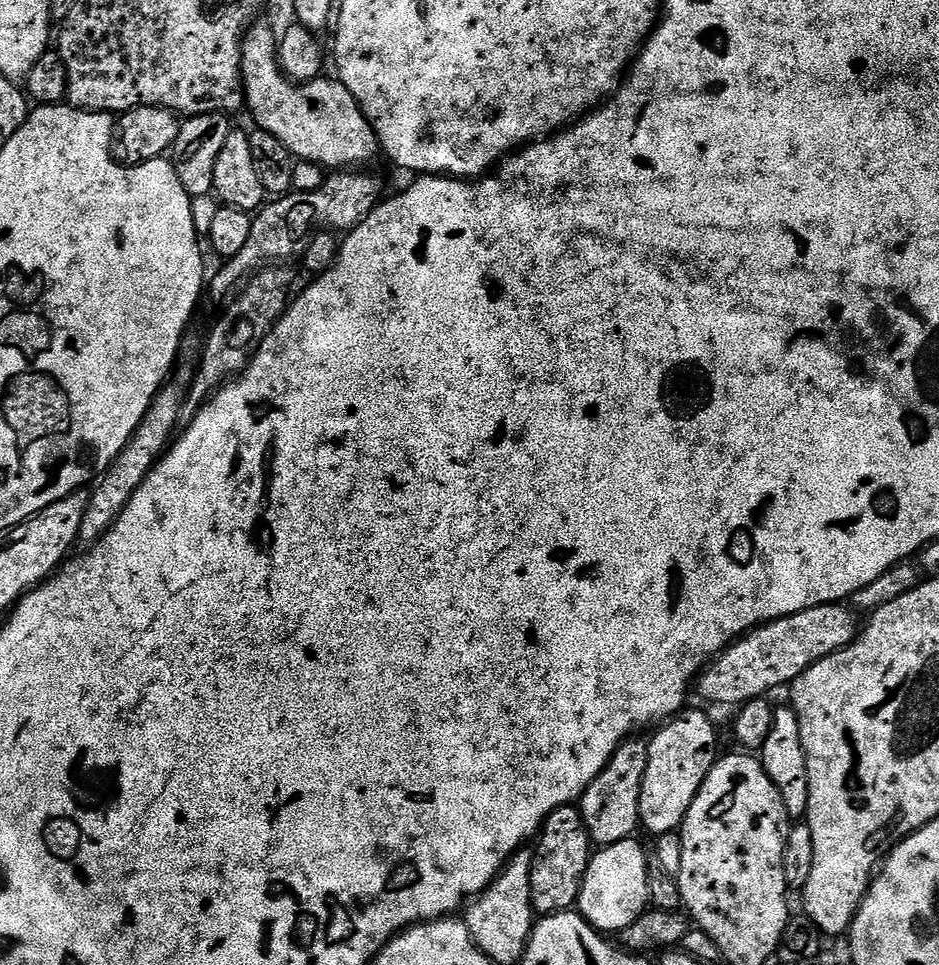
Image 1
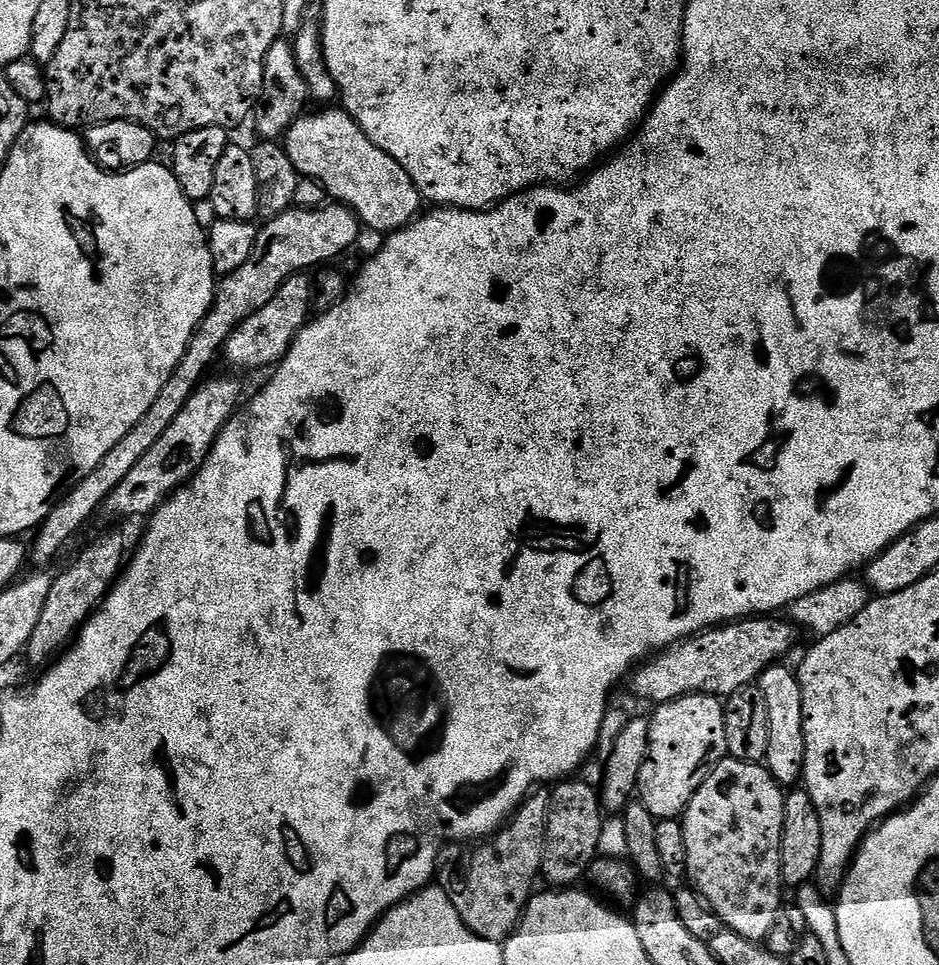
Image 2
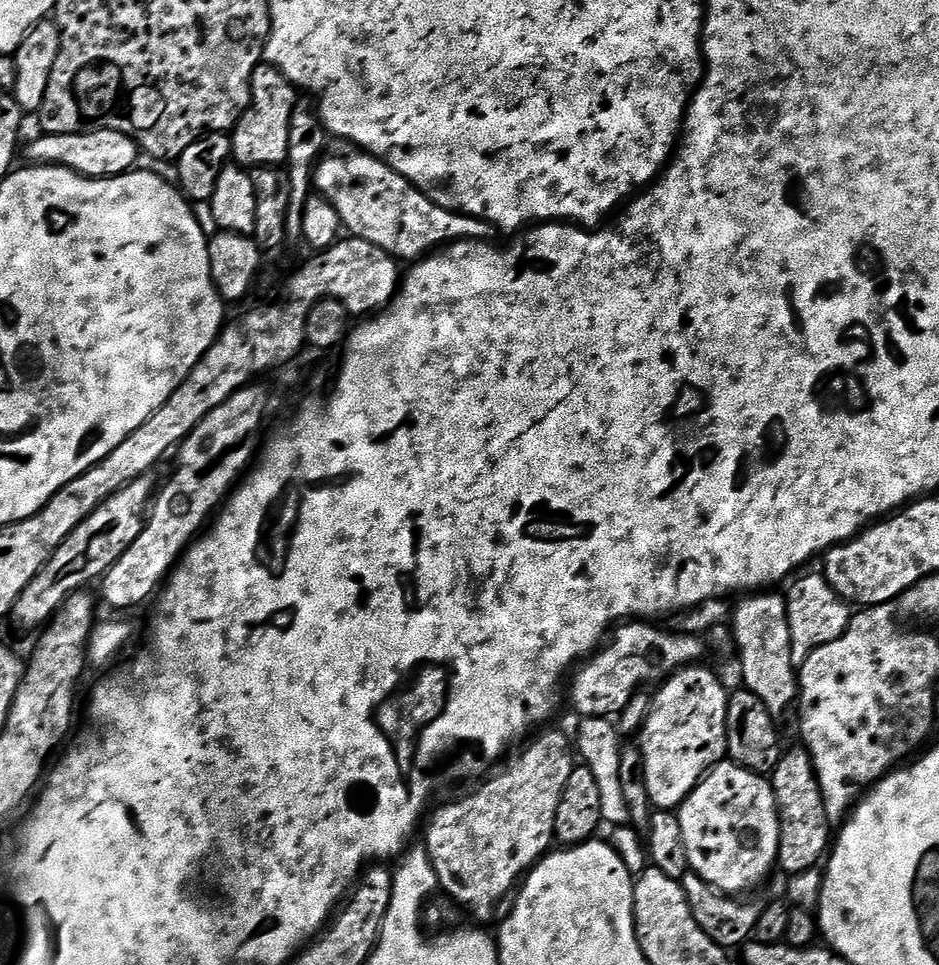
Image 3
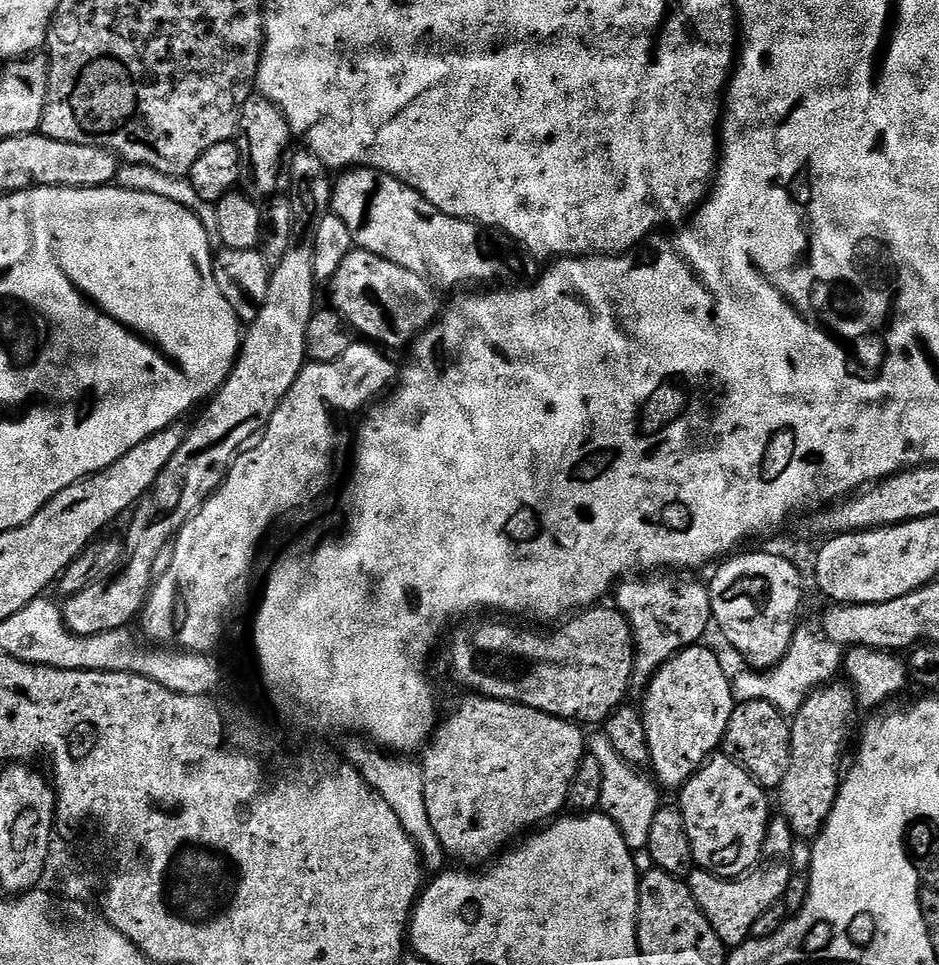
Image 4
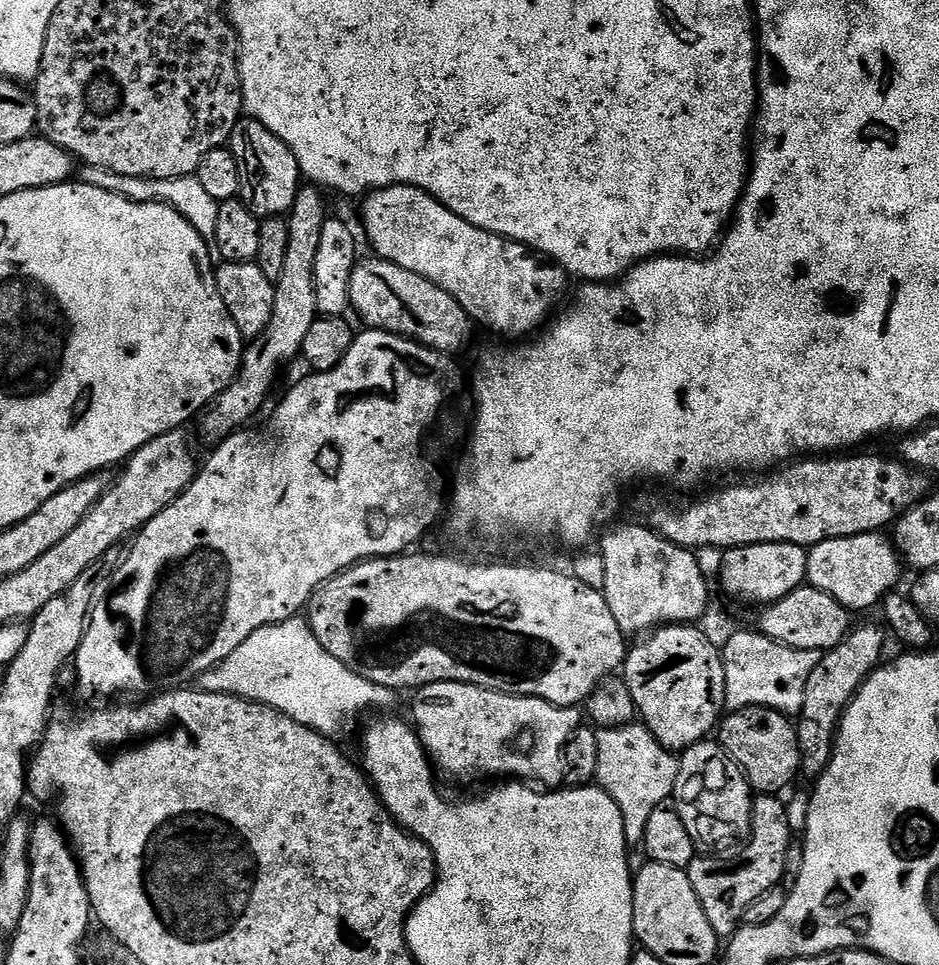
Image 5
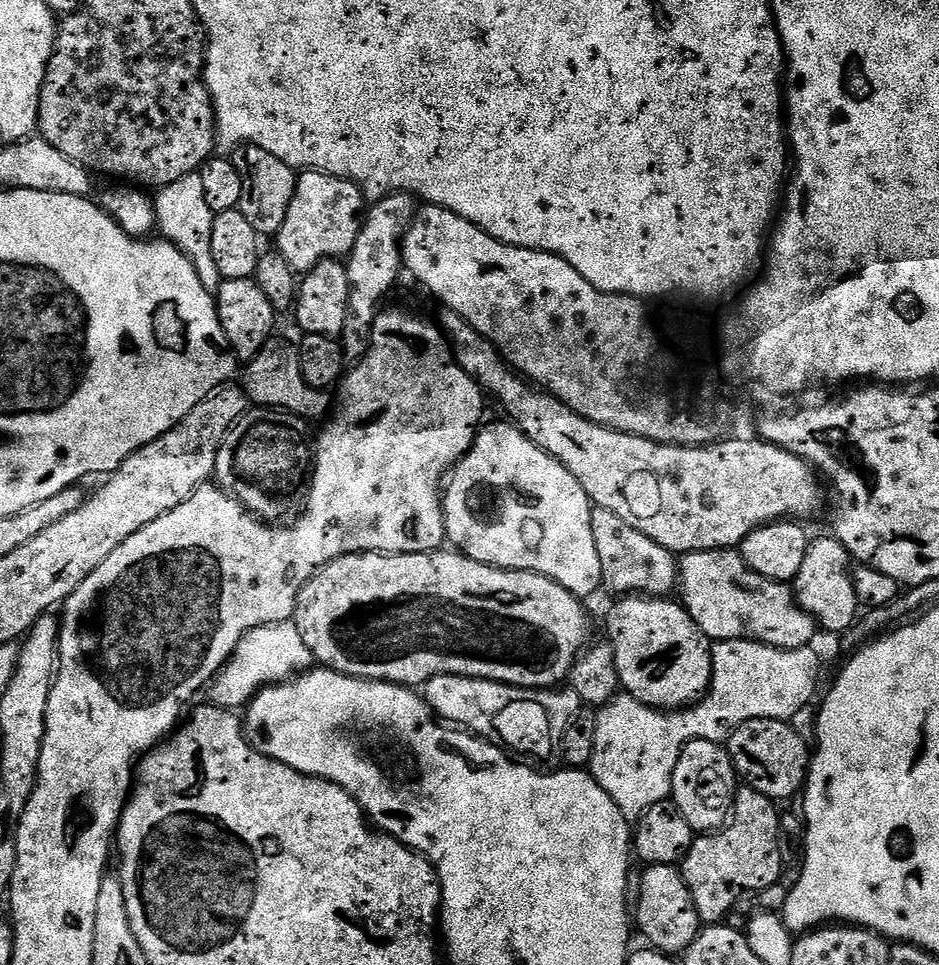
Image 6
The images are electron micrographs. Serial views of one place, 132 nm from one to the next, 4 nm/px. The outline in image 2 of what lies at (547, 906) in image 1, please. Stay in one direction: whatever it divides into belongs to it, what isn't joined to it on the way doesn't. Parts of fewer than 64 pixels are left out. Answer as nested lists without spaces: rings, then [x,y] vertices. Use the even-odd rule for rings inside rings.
[[[580,778],[559,781],[548,797],[546,842],[540,871],[543,879],[548,879],[552,883],[549,885],[556,890],[568,890],[579,885],[576,883],[589,875],[592,865],[601,855],[600,839],[604,836],[606,813],[600,803],[600,794],[595,783],[587,784],[576,779]]]

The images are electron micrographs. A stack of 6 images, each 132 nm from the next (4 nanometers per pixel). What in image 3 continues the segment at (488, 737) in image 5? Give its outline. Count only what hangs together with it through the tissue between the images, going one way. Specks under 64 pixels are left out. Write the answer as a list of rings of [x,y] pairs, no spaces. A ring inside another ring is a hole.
[[[542,732],[533,735],[519,751],[512,754],[517,756],[509,755],[497,767],[501,768],[496,773],[493,771],[487,778],[481,779],[477,783],[481,784],[473,792],[442,805],[436,813],[431,813],[432,821],[431,816],[427,821],[428,833],[422,844],[428,849],[440,888],[476,920],[490,919],[496,907],[508,895],[508,899],[513,895],[521,877],[531,872],[553,847],[556,838],[554,818],[558,818],[558,802],[562,802],[562,790],[566,790],[566,782],[574,767],[574,744],[569,733],[567,736],[564,732]]]

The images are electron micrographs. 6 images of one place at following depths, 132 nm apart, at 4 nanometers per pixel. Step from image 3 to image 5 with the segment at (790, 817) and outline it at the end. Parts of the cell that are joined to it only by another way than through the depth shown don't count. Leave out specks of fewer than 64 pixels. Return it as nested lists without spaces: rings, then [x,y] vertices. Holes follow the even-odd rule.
[[[877,624],[853,627],[845,640],[821,655],[818,666],[814,666],[810,678],[806,678],[802,710],[795,721],[796,737],[800,743],[800,767],[805,777],[819,778],[824,773],[832,757],[832,747],[836,744],[836,729],[848,704],[865,680],[881,667],[885,629]]]

